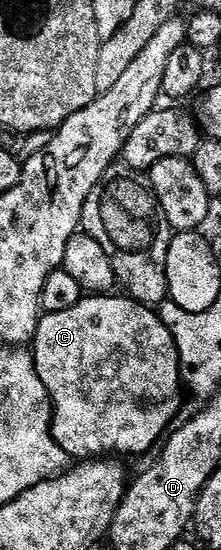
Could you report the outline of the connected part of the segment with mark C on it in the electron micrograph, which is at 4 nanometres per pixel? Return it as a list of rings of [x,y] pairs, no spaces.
[[[116,293],[82,297],[78,305],[70,309],[47,312],[36,330],[36,367],[52,399],[54,441],[76,461],[115,455],[144,455],[152,446],[155,448],[177,422],[182,380],[176,338],[151,306],[138,303],[131,297],[123,298],[119,299]]]

